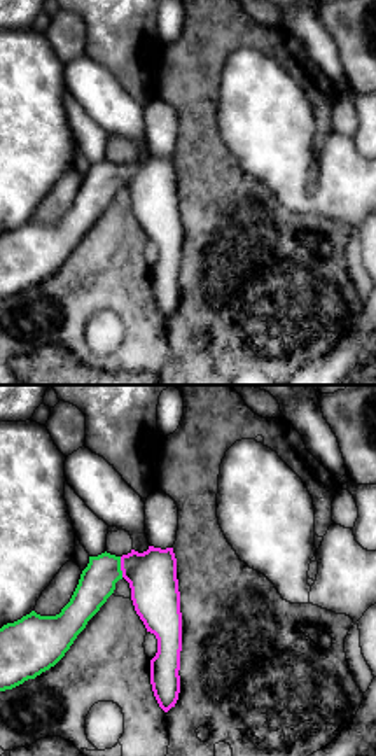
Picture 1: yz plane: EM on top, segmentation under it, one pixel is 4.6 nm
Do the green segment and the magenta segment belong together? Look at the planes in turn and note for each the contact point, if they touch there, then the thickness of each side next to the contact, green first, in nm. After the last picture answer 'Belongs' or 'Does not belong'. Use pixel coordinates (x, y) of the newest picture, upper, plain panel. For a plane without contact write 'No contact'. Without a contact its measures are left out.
Touches green at (119, 175). Thickness 170 nm (green) against 220 nm

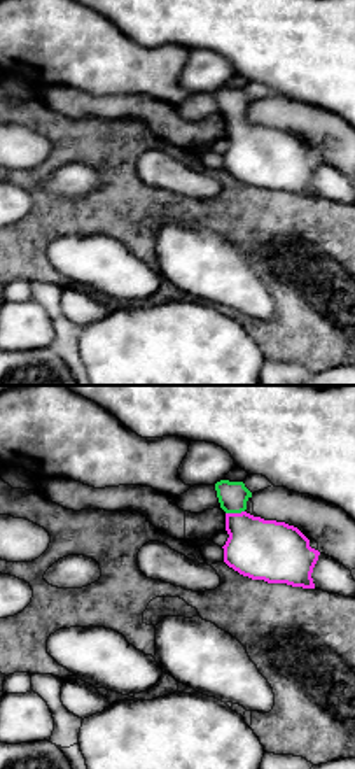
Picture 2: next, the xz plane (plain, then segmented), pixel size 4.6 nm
Touches green at (235, 119). Thickness 140 nm (green) against 280 nm

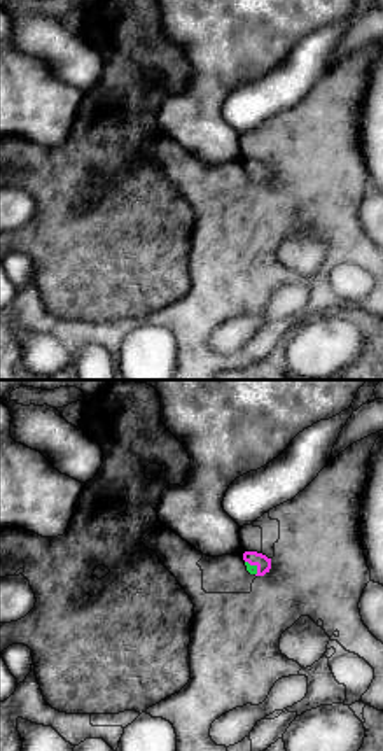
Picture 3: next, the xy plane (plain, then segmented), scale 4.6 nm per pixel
Touches green at (254, 174). Thickness 50 nm (green) against 70 nm

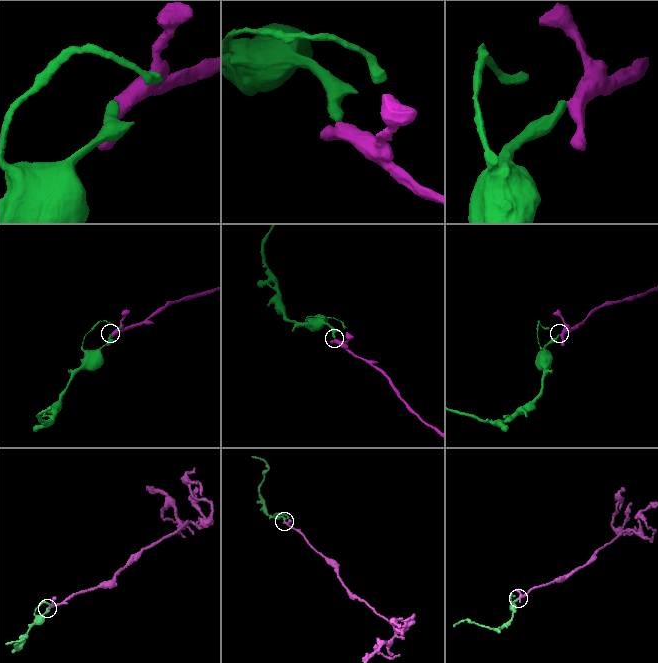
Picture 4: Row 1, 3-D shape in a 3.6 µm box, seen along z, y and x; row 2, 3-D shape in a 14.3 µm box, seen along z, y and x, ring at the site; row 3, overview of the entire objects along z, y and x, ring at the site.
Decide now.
Belongs

